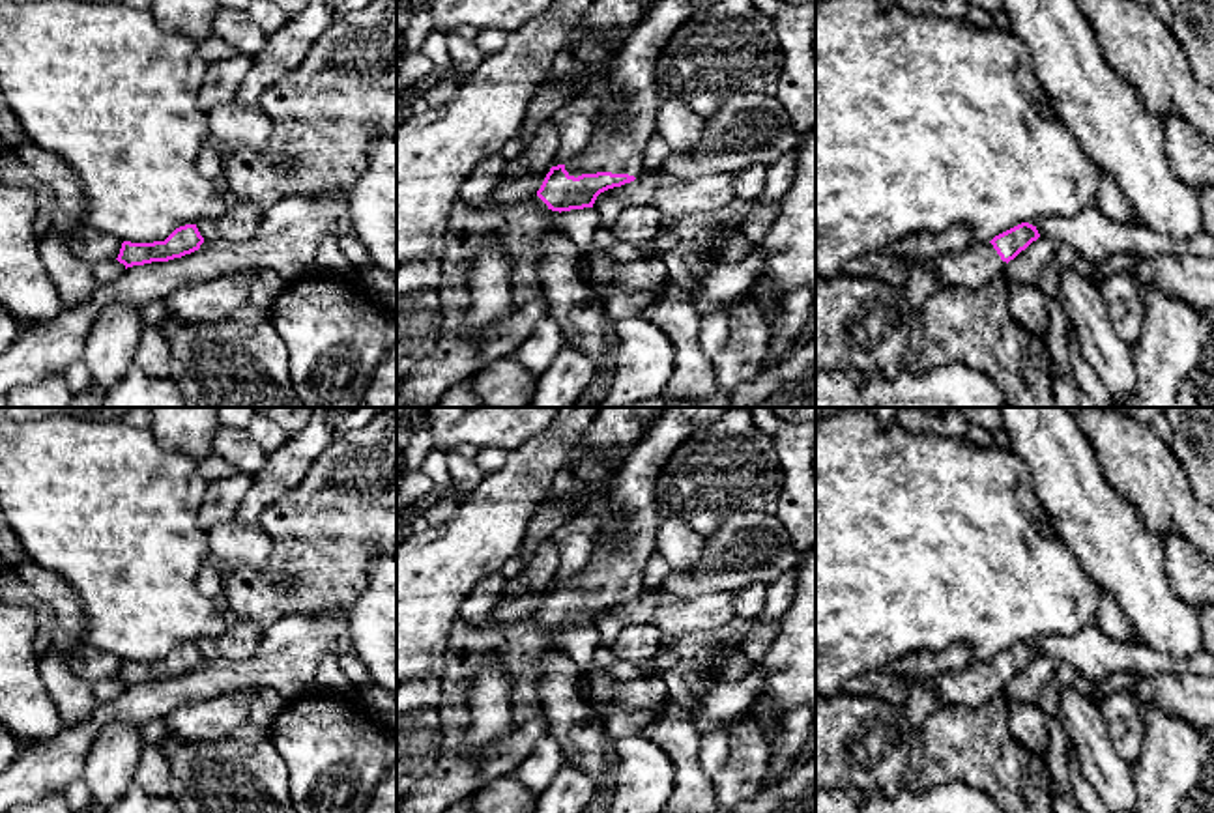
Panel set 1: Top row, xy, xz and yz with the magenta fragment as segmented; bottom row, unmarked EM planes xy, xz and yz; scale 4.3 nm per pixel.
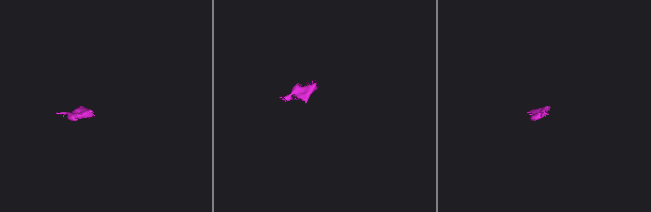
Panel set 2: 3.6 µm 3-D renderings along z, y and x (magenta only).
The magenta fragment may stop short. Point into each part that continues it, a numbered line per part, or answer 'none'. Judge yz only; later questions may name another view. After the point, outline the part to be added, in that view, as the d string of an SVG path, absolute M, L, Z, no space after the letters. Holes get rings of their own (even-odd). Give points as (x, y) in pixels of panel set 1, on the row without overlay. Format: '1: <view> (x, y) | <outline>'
1: yz (973, 686) | M973 662L969 667L956 673L943 673L932 678L905 678L909 688L932 688L941 705L960 705L976 708L990 699L1003 697L1006 680L1001 678L991 662Z

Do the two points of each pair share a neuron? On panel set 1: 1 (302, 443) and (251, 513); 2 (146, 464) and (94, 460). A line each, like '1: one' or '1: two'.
1: one
2: one

